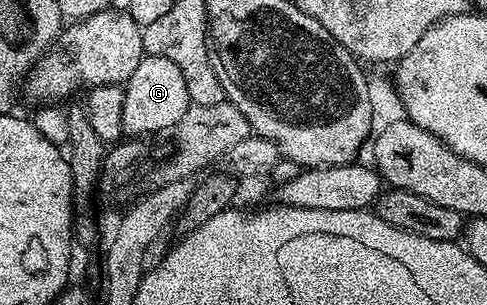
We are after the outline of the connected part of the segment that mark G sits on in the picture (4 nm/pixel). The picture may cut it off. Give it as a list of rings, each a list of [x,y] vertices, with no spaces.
[[[145,55],[142,62],[138,62],[138,70],[130,74],[130,78],[123,85],[124,106],[122,108],[122,126],[125,133],[132,138],[152,136],[155,132],[175,129],[180,123],[182,114],[190,107],[186,78],[182,78],[182,70],[170,62],[170,58]]]

